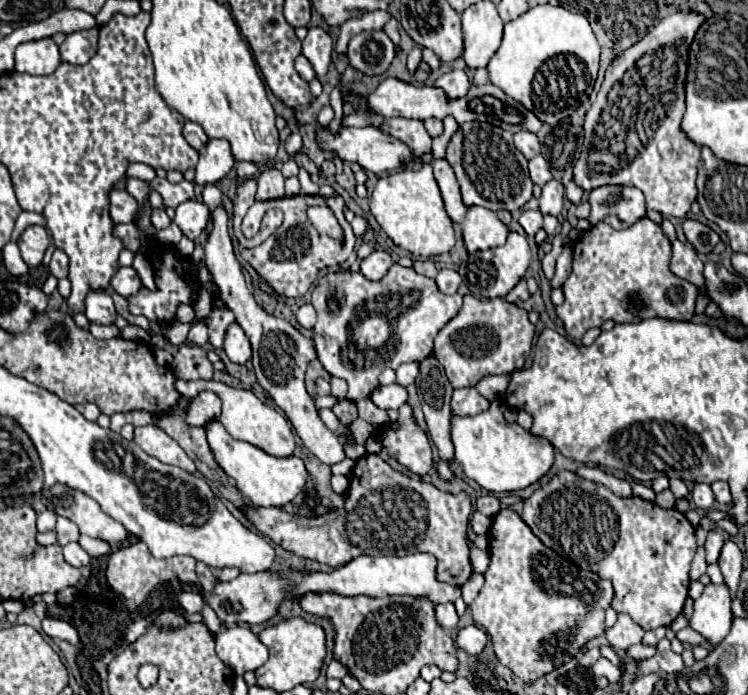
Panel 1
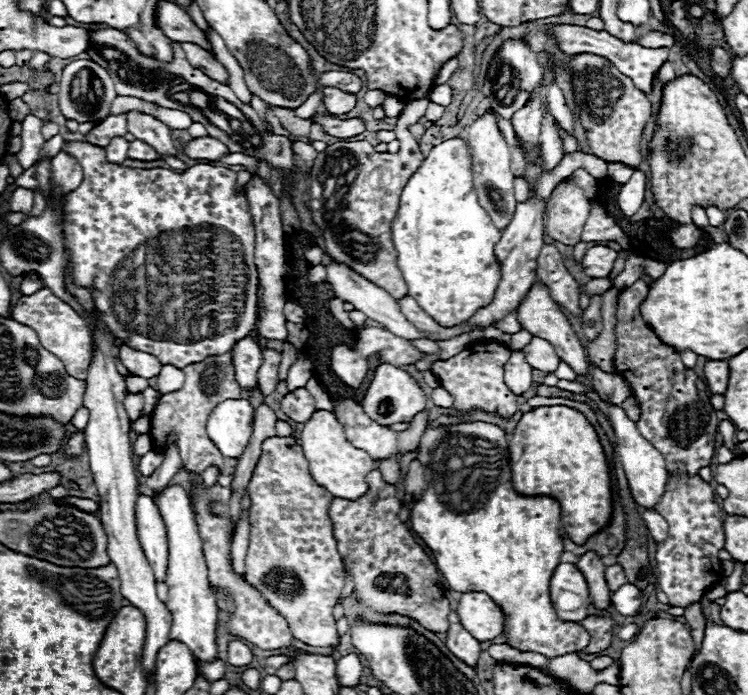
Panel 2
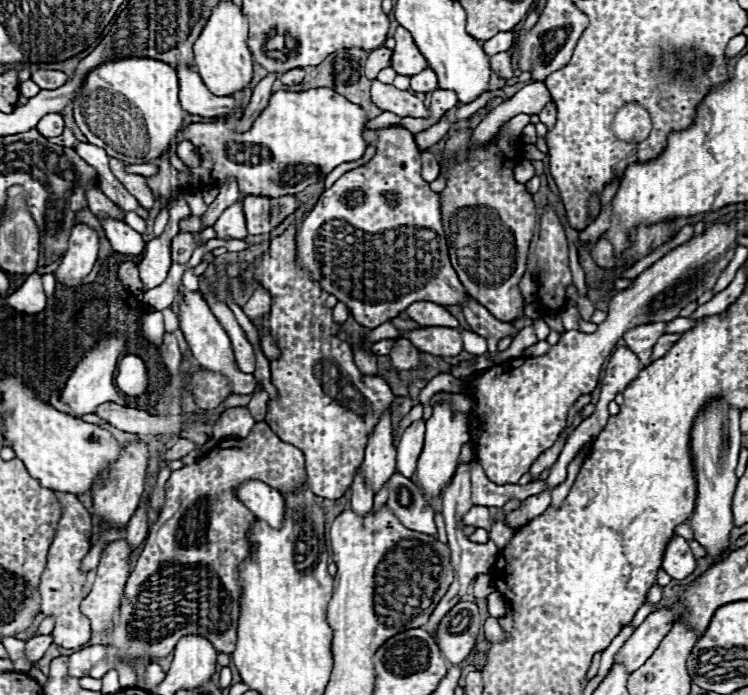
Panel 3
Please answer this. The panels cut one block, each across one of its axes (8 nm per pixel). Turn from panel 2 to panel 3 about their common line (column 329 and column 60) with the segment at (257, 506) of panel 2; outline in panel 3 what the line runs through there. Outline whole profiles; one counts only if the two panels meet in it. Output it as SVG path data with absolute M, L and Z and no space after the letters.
M54 492L58 504L62 506L62 518L56 528L56 536L48 550L48 562L46 570L40 578L40 612L54 618L54 630L52 638L54 644L62 648L82 648L90 640L90 620L80 612L80 604L84 600L84 584L86 584L86 572L80 570L82 558L92 548L92 536L94 536L94 524L90 512L84 508L80 498L76 494L68 492Z

